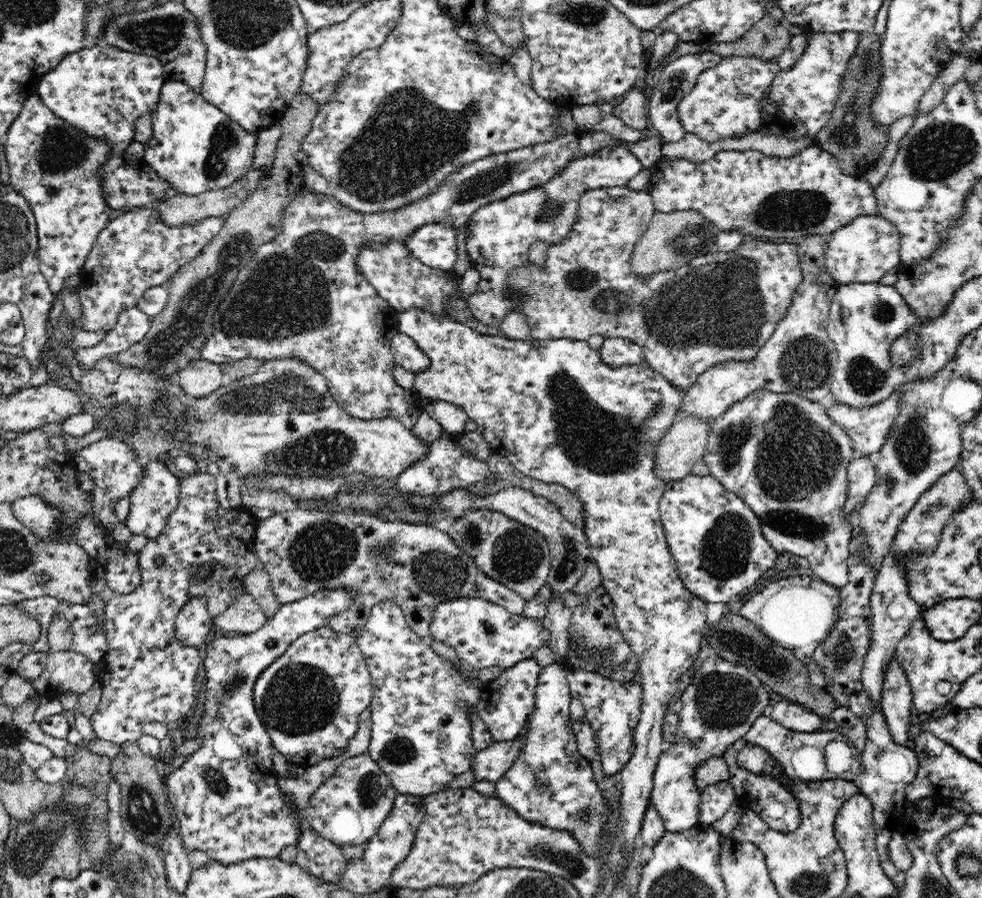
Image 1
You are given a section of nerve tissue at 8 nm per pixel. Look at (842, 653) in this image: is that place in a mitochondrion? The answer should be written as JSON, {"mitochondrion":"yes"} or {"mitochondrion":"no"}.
{"mitochondrion":"yes"}

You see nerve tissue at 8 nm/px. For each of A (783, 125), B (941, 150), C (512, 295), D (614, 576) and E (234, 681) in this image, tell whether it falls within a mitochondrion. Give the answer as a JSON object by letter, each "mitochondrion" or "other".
{"A":"other","B":"mitochondrion","C":"other","D":"other","E":"mitochondrion"}

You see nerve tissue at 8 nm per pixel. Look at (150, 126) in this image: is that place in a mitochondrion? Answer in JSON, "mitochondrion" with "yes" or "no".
{"mitochondrion":"no"}

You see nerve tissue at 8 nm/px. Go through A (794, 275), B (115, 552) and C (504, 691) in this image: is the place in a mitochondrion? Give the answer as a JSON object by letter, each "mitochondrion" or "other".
{"A":"other","B":"other","C":"other"}

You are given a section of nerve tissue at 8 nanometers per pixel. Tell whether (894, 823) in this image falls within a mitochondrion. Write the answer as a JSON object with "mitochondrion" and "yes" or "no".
{"mitochondrion":"no"}

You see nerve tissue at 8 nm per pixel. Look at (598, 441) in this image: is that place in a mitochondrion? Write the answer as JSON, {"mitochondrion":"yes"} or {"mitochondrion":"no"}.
{"mitochondrion":"yes"}

